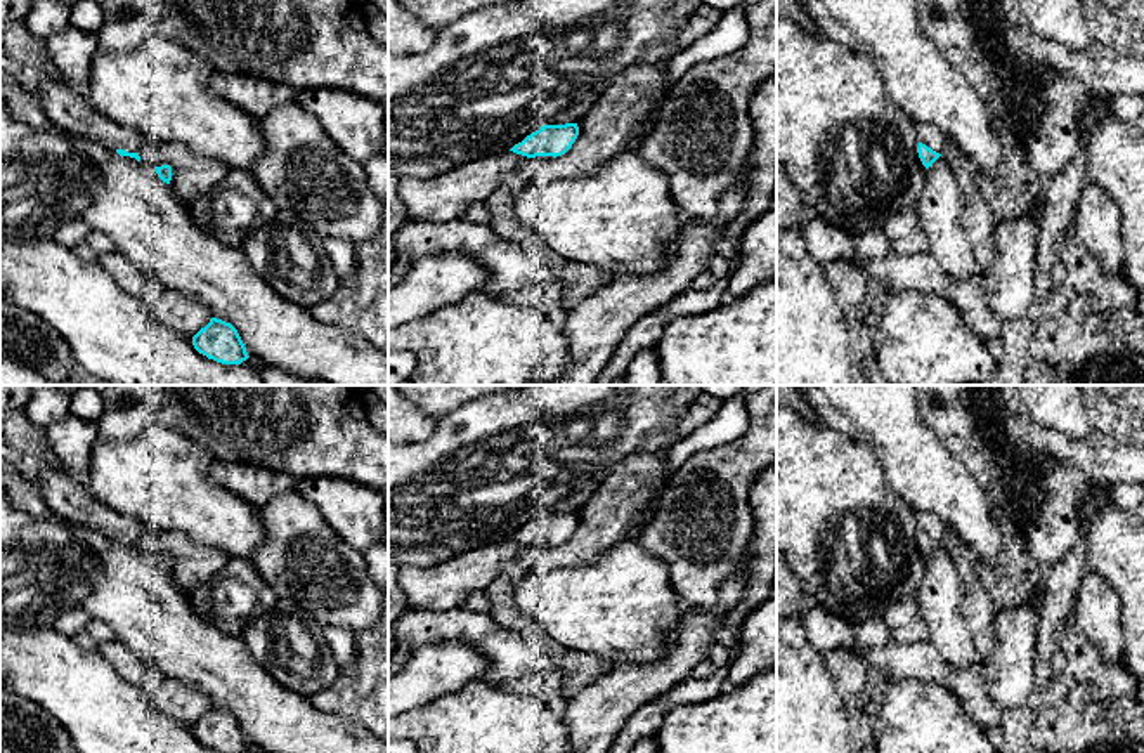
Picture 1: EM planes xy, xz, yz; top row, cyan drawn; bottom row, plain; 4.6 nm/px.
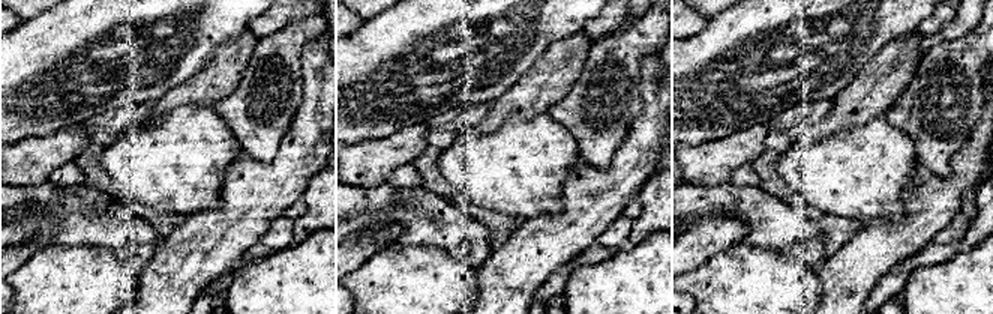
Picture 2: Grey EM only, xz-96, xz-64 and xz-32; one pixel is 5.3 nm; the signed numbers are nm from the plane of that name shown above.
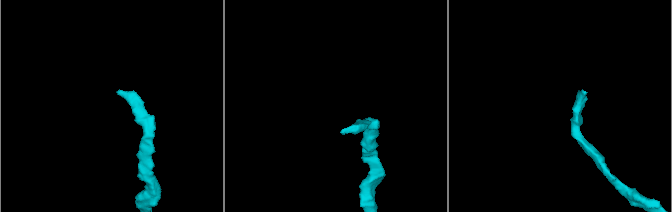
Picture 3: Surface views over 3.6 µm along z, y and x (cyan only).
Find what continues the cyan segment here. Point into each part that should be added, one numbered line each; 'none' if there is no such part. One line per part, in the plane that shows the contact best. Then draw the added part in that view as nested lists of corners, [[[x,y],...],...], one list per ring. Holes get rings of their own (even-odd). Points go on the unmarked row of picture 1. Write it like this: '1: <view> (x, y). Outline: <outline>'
1: xy (66, 495). Outline: [[[43,463],[40,479],[35,482],[54,515],[78,526],[92,527],[111,540],[123,538],[139,541],[153,536],[135,519],[123,515],[97,500],[81,477],[73,475],[62,465]]]

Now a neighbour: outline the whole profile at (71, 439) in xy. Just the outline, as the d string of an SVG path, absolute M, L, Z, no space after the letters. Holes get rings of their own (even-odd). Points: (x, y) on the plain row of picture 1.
M68 413L43 432L55 460L73 475L85 479L90 472L95 439L101 435L99 423Z

